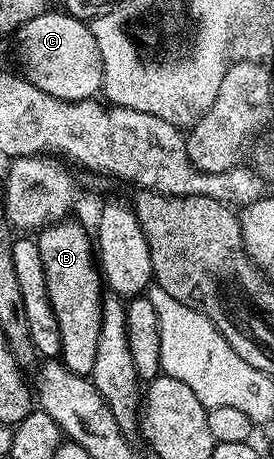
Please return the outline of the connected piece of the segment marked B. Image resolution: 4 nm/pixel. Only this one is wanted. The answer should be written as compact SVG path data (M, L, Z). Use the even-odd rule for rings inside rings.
M62 221L52 224L36 236L43 273L47 277L47 293L59 323L60 362L76 375L92 376L95 349L99 345L103 281L93 262L95 253L91 235L77 223Z

